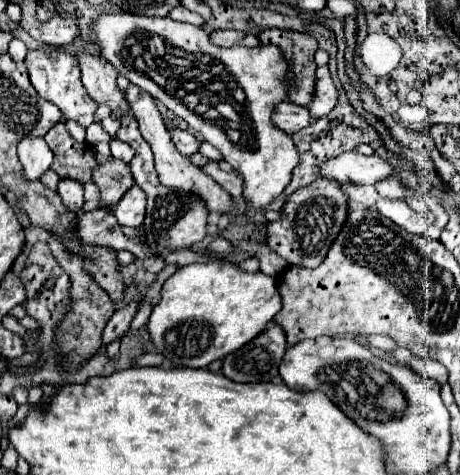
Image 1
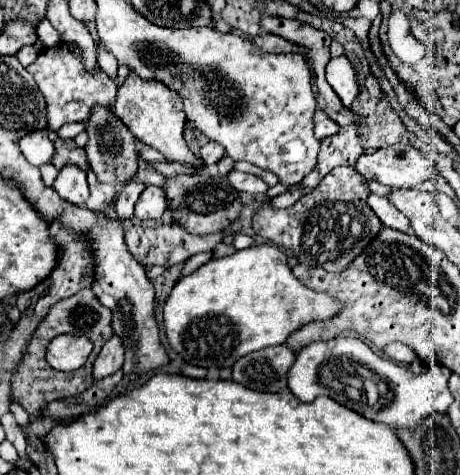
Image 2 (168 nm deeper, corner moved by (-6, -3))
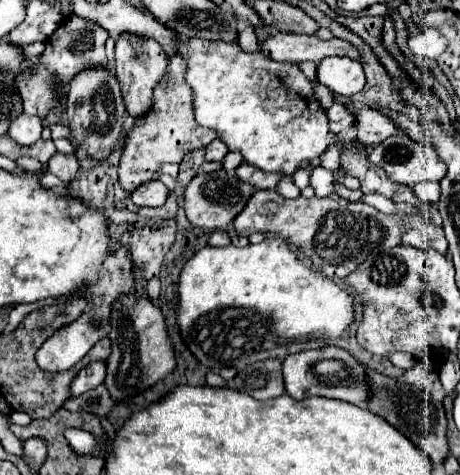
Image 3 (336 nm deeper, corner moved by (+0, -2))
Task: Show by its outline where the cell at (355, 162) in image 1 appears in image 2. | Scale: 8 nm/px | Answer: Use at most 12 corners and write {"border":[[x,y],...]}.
{"border":[[406,143],[360,155],[354,169],[390,189],[436,173]]}

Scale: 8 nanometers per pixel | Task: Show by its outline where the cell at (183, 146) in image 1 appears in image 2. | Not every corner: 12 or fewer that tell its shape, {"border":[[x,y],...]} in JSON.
{"border":[[208,141],[200,147],[200,159],[214,165],[222,155],[218,143]]}

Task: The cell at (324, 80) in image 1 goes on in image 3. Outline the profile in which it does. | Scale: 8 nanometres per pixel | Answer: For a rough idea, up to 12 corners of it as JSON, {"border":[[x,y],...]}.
{"border":[[332,56],[318,64],[318,82],[352,96],[364,86],[356,60]]}

